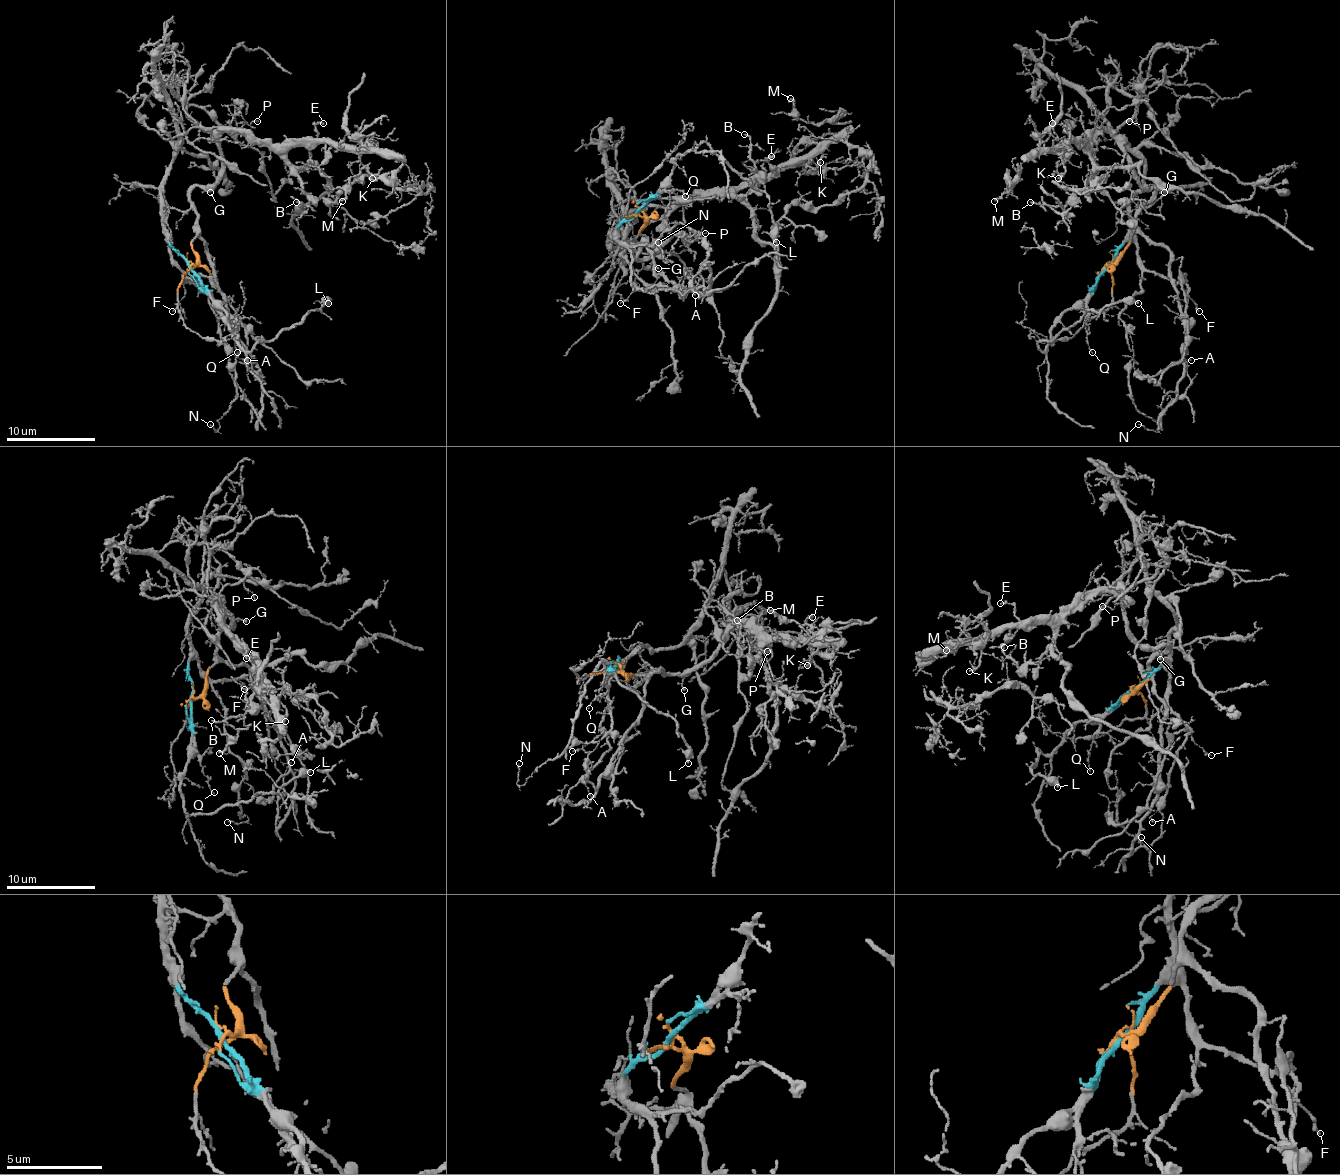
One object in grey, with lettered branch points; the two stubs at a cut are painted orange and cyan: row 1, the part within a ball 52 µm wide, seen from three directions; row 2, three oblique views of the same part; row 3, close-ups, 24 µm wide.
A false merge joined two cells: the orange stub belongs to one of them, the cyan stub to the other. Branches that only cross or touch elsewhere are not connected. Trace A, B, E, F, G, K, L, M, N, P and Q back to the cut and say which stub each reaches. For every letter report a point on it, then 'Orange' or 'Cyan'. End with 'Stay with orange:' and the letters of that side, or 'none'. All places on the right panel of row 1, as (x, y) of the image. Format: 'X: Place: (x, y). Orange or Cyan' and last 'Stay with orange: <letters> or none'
A: Place: (1191, 360). Cyan
B: Place: (1030, 202). Orange
E: Place: (1052, 123). Orange
F: Place: (1199, 311). Cyan
G: Place: (1164, 192). Orange
K: Place: (1058, 178). Orange
L: Place: (1138, 303). Cyan
M: Place: (994, 201). Orange
N: Place: (1138, 424). Cyan
P: Place: (1129, 121). Orange
Q: Place: (1092, 352). Cyan
Stay with orange: B, E, G, K, M, P

